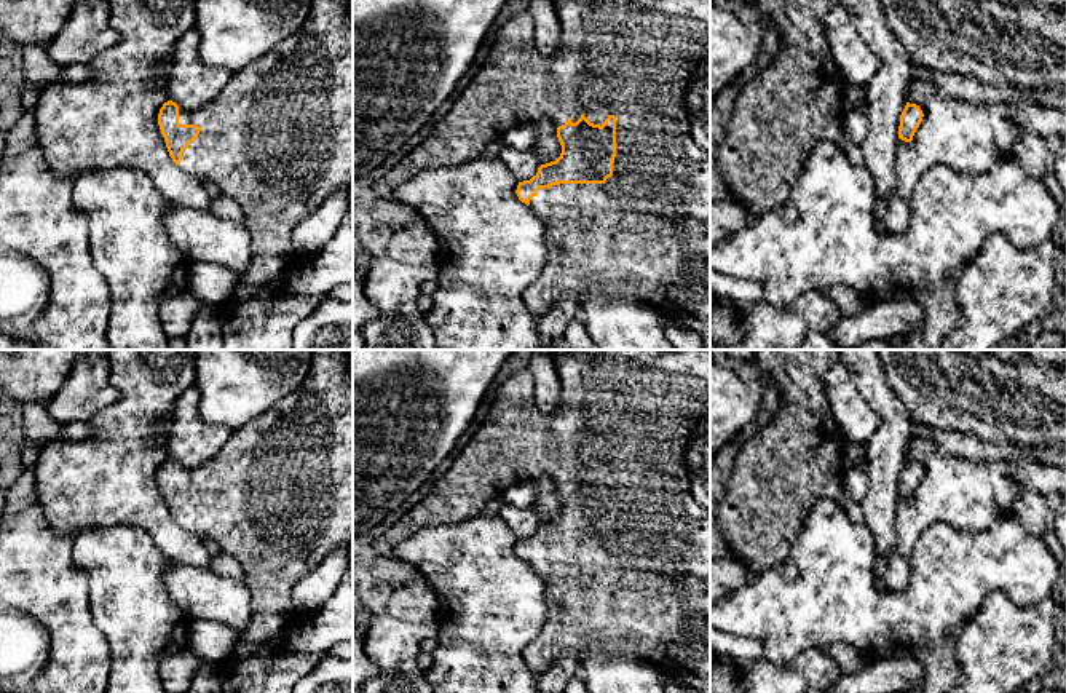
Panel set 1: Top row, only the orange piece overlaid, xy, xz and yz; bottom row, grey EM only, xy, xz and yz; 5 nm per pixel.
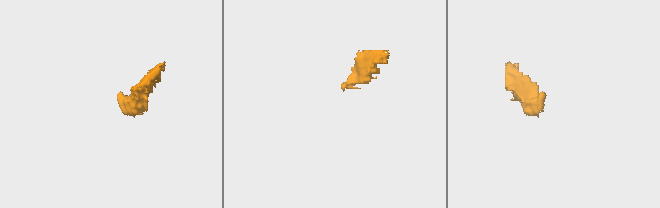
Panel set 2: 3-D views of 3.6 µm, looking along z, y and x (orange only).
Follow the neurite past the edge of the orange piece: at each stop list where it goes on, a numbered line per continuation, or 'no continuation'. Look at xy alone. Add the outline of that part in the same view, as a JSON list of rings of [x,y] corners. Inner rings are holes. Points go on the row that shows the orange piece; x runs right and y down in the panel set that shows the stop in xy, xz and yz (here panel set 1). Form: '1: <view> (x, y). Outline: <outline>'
1: xy (278, 138). Outline: [[[311,0],[311,10],[295,34],[235,72],[211,102],[196,110],[179,107],[179,123],[201,128],[179,166],[201,180],[215,182],[222,195],[235,198],[244,209],[252,260],[228,303],[246,300],[295,260],[292,232],[297,224],[335,190],[353,185],[353,0]]]

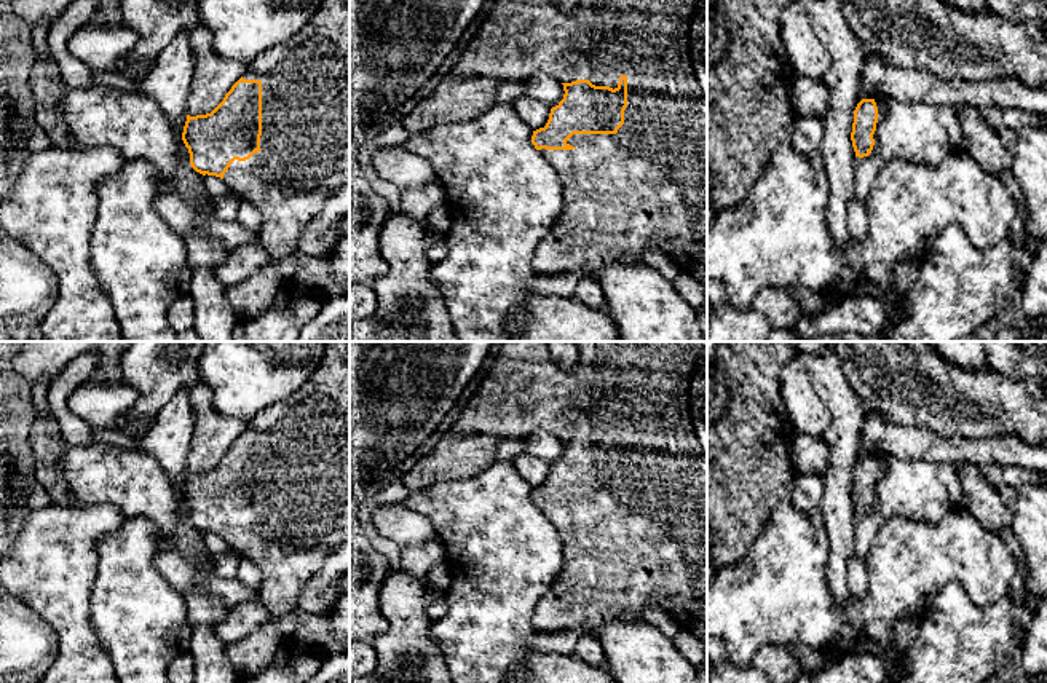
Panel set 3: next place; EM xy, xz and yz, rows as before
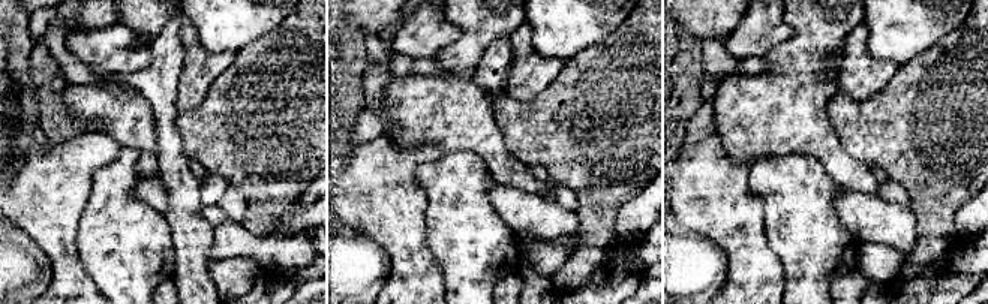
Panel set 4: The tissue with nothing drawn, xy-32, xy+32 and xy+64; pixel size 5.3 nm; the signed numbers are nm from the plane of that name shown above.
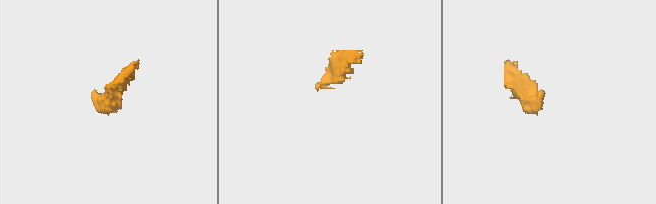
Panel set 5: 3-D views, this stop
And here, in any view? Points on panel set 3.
1: xz (644, 187). Outline: [[[496,0],[482,19],[477,34],[464,48],[460,61],[441,77],[437,88],[420,101],[410,113],[402,116],[401,121],[410,134],[417,134],[437,123],[466,121],[472,116],[479,116],[495,104],[496,91],[503,83],[525,81],[535,70],[546,72],[562,83],[589,80],[595,86],[610,86],[613,89],[618,88],[619,77],[626,75],[627,107],[624,110],[624,124],[616,134],[573,134],[567,140],[567,144],[573,147],[571,150],[539,150],[562,180],[562,212],[535,247],[531,268],[536,276],[562,274],[575,270],[581,270],[583,276],[595,276],[603,265],[613,263],[619,257],[640,257],[645,249],[659,247],[672,257],[680,271],[694,274],[707,287],[707,97],[702,94],[694,77],[689,56],[689,24],[696,8],[702,2],[704,0],[579,0],[573,11],[562,14],[551,0]]]

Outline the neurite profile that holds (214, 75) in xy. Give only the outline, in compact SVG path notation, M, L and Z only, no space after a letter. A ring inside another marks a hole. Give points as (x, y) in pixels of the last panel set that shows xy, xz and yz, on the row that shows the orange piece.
M203 26L190 32L195 54L195 72L188 91L187 110L190 116L211 113L247 72L247 64L222 57L212 48L212 35Z

